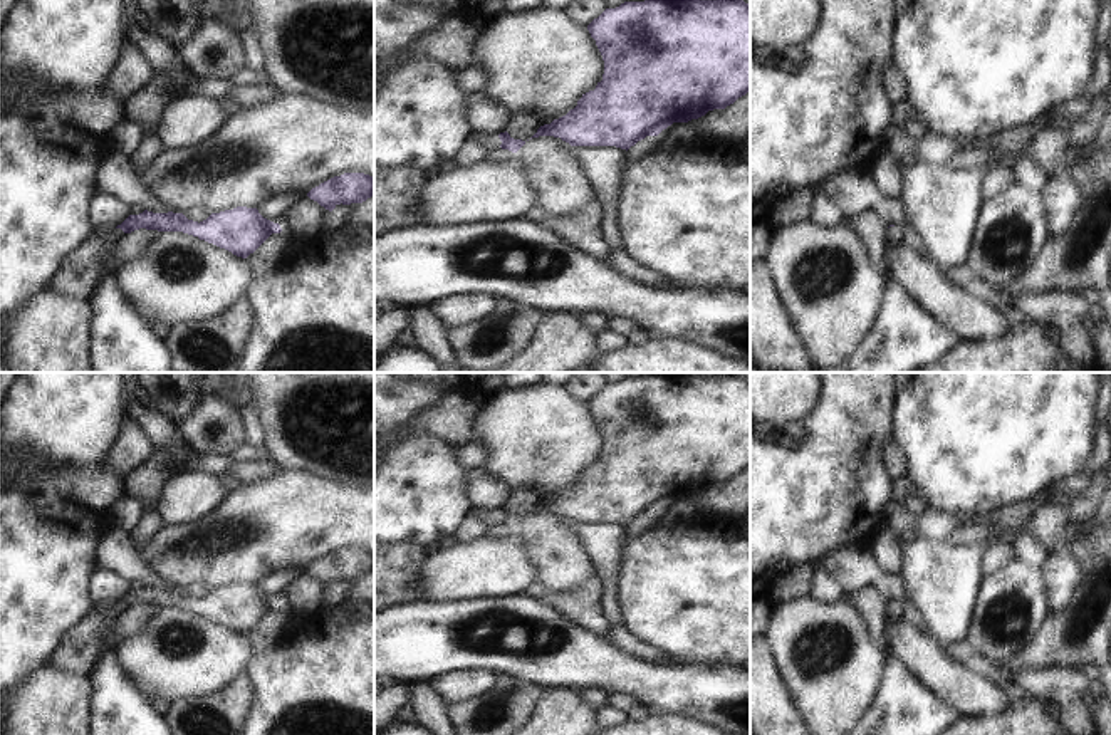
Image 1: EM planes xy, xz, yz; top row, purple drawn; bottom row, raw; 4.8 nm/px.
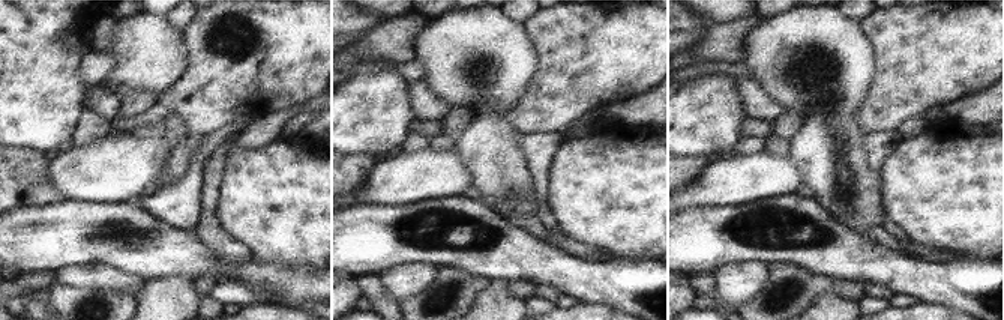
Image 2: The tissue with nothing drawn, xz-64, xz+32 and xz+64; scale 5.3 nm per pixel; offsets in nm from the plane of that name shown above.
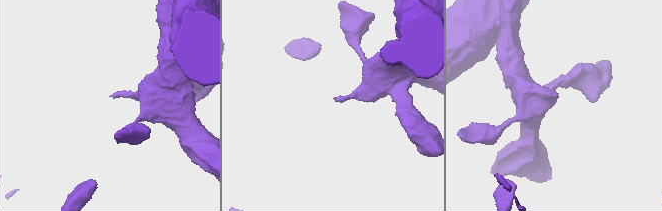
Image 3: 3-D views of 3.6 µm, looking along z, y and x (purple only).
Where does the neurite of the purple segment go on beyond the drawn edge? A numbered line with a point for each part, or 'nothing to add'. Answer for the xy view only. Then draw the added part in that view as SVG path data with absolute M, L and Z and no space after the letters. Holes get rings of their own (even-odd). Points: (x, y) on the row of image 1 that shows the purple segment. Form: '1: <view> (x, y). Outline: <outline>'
1: xy (83, 272). Outline: M121 228L91 237L65 258L54 279L54 290L79 300L91 300L104 280L106 258L114 253L123 237Z

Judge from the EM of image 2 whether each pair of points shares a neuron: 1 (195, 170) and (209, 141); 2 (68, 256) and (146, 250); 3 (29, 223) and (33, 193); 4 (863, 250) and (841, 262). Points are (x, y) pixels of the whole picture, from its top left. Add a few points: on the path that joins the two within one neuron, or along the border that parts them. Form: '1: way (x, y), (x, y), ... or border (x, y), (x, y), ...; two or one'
1: way (198, 163), (206, 149); one
2: way (87, 250), (126, 250); one
3: border (65, 200), (42, 206), (18, 208), (15, 211); two
4: way (857, 256), (847, 256); one

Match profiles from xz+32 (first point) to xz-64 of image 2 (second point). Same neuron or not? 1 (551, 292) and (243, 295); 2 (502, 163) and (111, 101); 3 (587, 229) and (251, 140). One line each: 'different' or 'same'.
1: same
2: different
3: different

